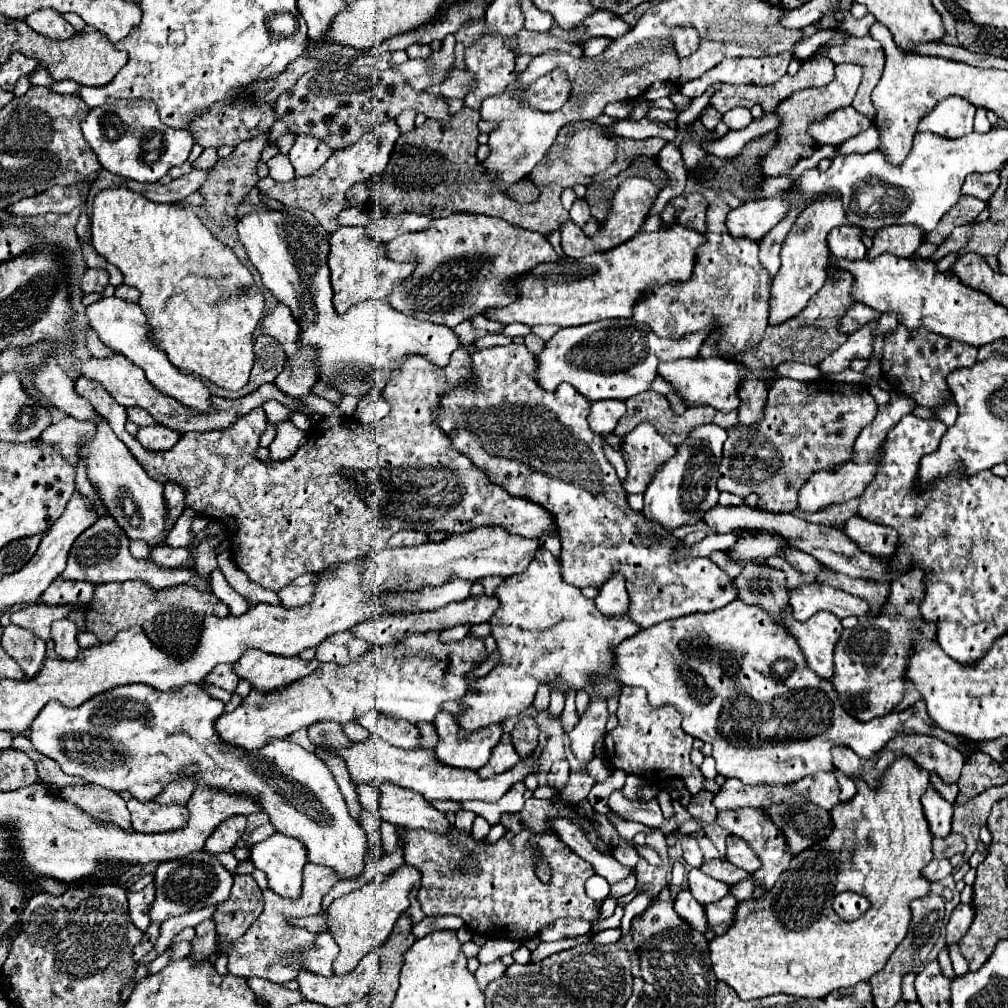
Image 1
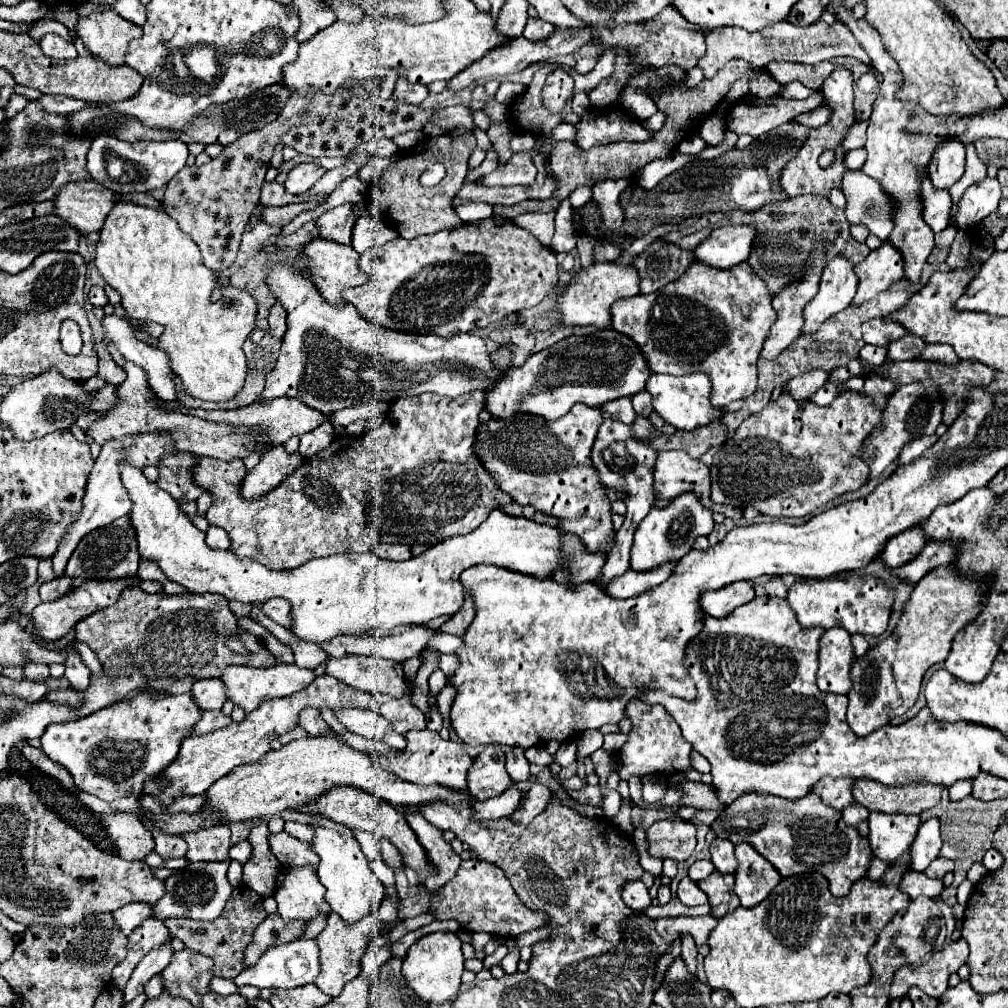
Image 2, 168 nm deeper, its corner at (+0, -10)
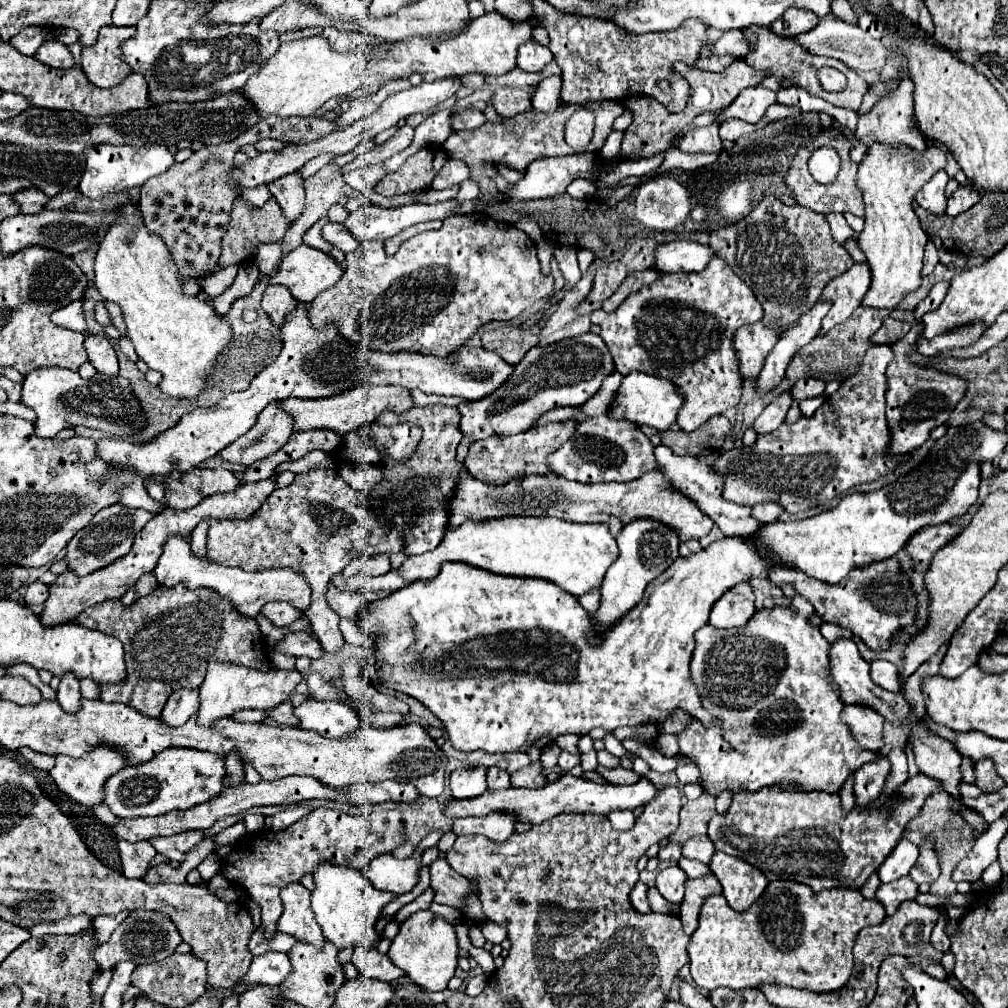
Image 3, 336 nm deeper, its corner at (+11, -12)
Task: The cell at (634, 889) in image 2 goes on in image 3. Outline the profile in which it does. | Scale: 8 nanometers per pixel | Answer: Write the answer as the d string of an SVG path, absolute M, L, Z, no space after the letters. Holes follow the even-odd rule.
M638 882L638 884L636 884L634 892L630 894L630 900L632 900L632 904L634 904L634 908L636 908L638 912L642 912L642 914L652 912L652 910L650 910L650 904L648 904L648 886L646 886L644 882Z

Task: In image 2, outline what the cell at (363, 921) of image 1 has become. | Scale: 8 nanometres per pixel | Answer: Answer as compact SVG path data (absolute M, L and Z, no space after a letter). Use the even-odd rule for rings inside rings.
M371 910L365 918L361 918L359 922L355 924L347 924L339 914L331 912L329 918L327 918L327 926L325 930L317 936L317 942L321 946L321 974L317 976L317 982L315 986L319 990L323 990L325 994L329 996L339 996L343 986L353 980L355 976L359 976L359 964L361 964L361 958L369 946L369 940L371 940L371 934L375 932L375 926L379 924L379 918L377 918L377 912Z

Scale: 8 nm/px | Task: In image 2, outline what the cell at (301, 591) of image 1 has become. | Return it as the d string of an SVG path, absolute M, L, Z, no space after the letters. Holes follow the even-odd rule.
M273 598L267 600L263 604L263 612L265 616L269 616L273 622L281 624L281 626L289 626L289 602L285 602L283 598Z

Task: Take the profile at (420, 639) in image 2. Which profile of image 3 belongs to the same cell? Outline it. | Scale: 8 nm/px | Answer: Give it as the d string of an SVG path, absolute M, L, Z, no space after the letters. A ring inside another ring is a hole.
M288 632L278 644L276 650L282 654L290 656L306 656L306 658L320 658L322 656L322 646L318 640L314 640L306 632Z

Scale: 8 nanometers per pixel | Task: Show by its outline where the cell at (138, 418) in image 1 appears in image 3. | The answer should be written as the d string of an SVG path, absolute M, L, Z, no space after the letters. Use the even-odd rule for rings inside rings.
M270 402L260 414L256 424L234 444L224 448L220 456L232 464L246 464L278 452L290 438L294 428L294 418L278 406L278 402Z

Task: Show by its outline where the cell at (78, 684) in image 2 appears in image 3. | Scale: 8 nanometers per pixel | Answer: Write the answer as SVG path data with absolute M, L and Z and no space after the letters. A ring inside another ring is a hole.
M66 676L66 680L60 680L58 688L58 704L62 706L64 712L78 712L82 708L80 704L82 694L80 694L80 682L74 676Z

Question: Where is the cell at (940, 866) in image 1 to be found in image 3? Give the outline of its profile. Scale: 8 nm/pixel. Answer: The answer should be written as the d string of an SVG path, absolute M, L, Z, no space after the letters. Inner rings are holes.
M910 876L906 878L898 878L890 884L880 884L878 892L876 892L876 900L884 906L886 916L894 916L900 908L900 904L904 900L914 900L918 894L918 884L914 880L910 880Z

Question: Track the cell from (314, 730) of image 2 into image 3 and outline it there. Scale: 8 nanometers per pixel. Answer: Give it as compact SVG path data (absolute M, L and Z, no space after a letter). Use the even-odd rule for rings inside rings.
M286 700L282 702L280 706L276 706L272 712L270 712L270 718L276 720L276 724L284 724L284 726L298 726L298 718L294 716L292 712L292 702Z

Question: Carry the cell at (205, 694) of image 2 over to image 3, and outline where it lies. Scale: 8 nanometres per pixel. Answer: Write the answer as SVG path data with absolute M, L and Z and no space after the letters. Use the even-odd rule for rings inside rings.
M198 690L170 694L158 720L166 726L182 726L190 716L198 712Z

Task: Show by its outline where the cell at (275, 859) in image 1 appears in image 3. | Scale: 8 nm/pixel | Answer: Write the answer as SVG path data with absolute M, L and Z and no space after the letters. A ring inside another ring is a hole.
M288 884L282 888L280 898L284 902L284 914L278 920L278 930L282 934L294 936L298 942L312 944L322 950L324 936L314 920L314 912L310 908L310 892L302 884Z

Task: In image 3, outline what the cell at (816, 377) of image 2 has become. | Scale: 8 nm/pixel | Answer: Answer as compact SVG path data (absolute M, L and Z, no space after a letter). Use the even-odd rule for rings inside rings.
M782 392L780 396L776 396L776 398L764 408L764 412L758 416L758 420L754 422L754 426L752 426L754 432L756 432L758 436L774 432L774 430L784 422L790 404L792 404L790 392Z

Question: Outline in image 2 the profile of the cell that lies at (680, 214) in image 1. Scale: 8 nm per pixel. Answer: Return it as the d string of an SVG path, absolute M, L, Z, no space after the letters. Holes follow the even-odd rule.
M655 238L645 248L645 252L641 252L633 260L633 264L639 270L641 292L649 294L649 292L655 292L661 286L667 286L669 282L677 280L693 260L695 260L693 250L683 250L683 248L675 246L673 242Z

